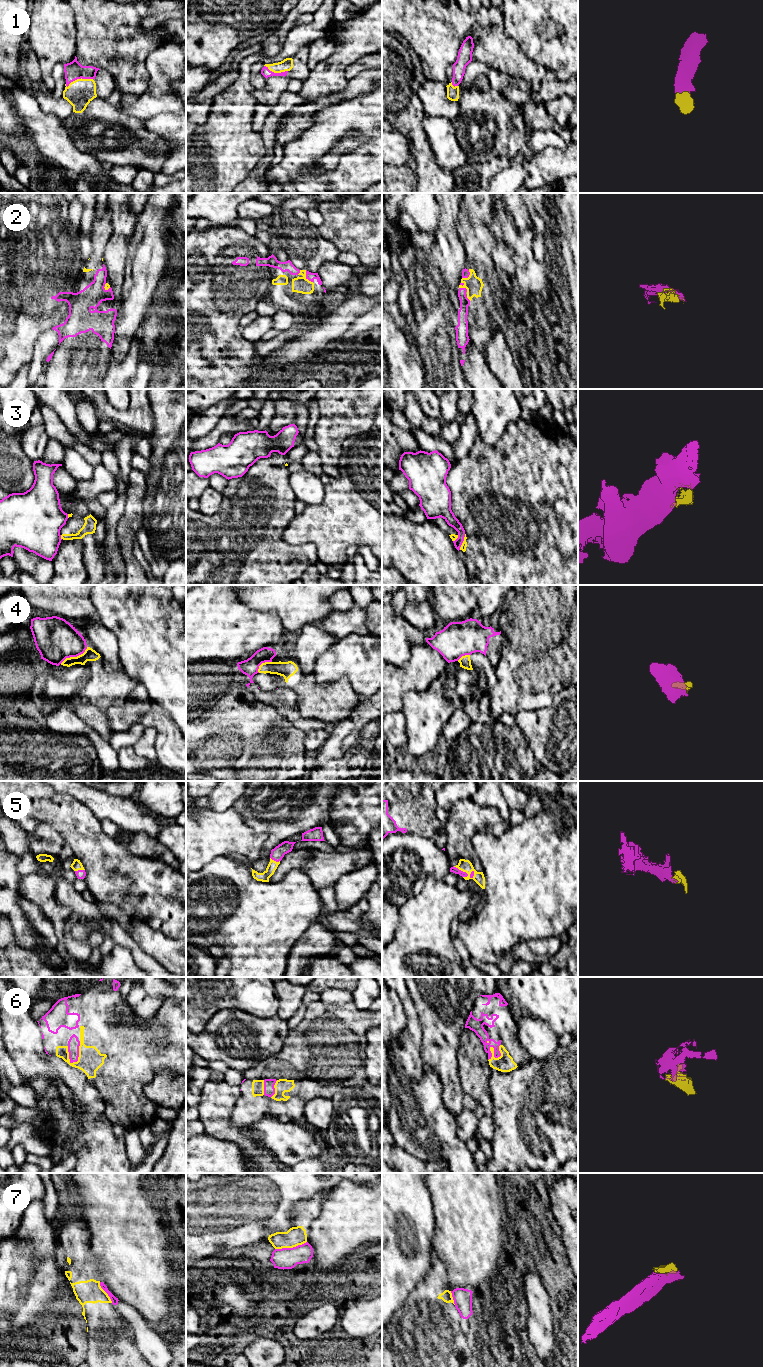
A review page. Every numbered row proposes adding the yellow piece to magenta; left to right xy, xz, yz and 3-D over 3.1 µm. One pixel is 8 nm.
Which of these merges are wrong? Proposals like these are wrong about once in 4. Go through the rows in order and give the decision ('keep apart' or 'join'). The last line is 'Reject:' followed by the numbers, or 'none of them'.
1: join
2: join
3: keep apart
4: keep apart
5: join
6: join
7: keep apart
Reject: 3, 4, 7

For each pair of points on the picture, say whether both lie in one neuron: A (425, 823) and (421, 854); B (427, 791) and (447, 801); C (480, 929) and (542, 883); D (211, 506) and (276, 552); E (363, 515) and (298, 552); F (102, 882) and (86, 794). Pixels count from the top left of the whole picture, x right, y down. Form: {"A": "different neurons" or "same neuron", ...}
{"A": "different neurons", "B": "different neurons", "C": "same neuron", "D": "different neurons", "E": "different neurons", "F": "different neurons"}

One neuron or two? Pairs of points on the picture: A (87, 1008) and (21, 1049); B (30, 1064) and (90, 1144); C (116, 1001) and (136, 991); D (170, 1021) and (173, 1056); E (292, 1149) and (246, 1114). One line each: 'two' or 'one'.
A: two
B: one
C: two
D: one
E: two

